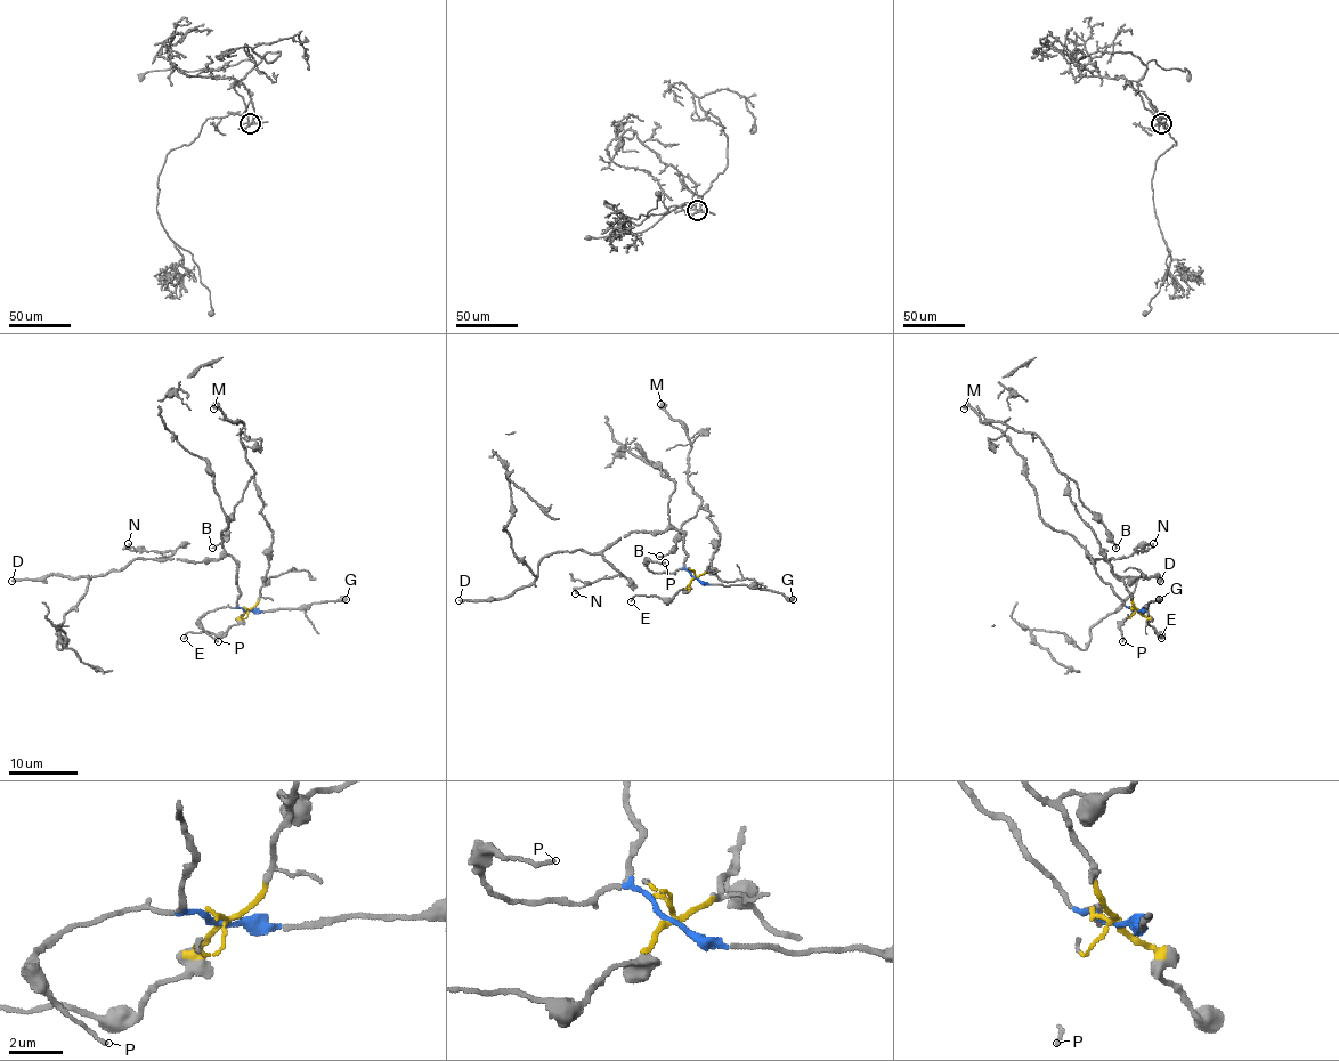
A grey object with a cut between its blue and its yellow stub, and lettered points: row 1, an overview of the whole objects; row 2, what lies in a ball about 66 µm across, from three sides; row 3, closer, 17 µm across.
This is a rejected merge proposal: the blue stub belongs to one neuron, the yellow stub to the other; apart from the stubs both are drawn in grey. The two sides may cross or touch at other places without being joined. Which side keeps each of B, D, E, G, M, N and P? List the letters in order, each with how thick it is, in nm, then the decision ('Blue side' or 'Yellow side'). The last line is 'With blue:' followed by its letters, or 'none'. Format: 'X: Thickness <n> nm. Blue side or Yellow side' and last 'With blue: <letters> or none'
B: Thickness 160 nm. Yellow side
D: Thickness 240 nm. Blue side
E: Thickness 130 nm. Yellow side
G: Thickness 400 nm. Blue side
M: Thickness 480 nm. Yellow side
N: Thickness 160 nm. Blue side
P: Thickness 130 nm. Blue side
With blue: D, G, N, P

